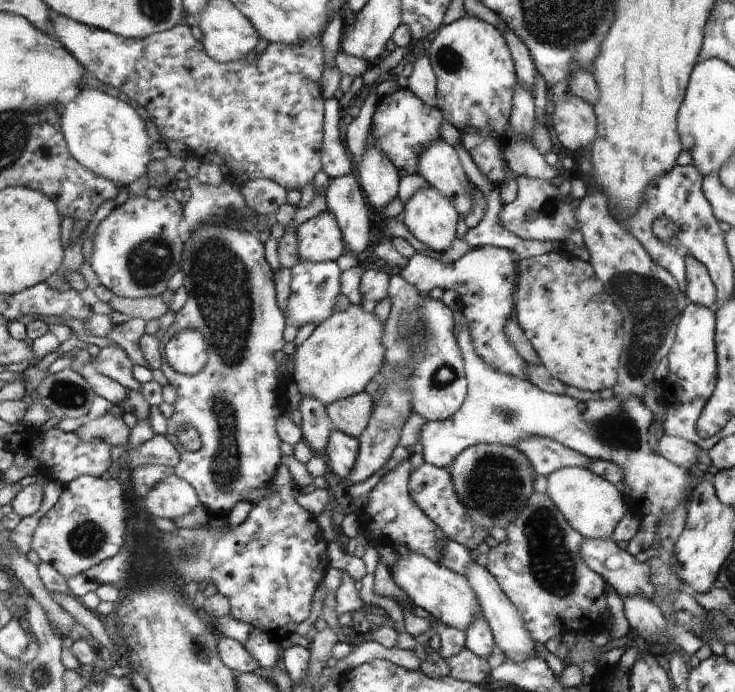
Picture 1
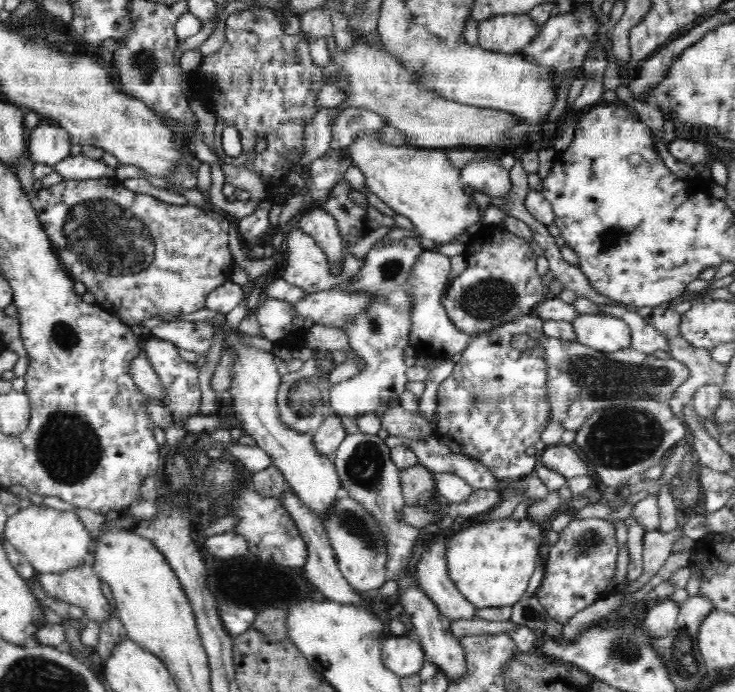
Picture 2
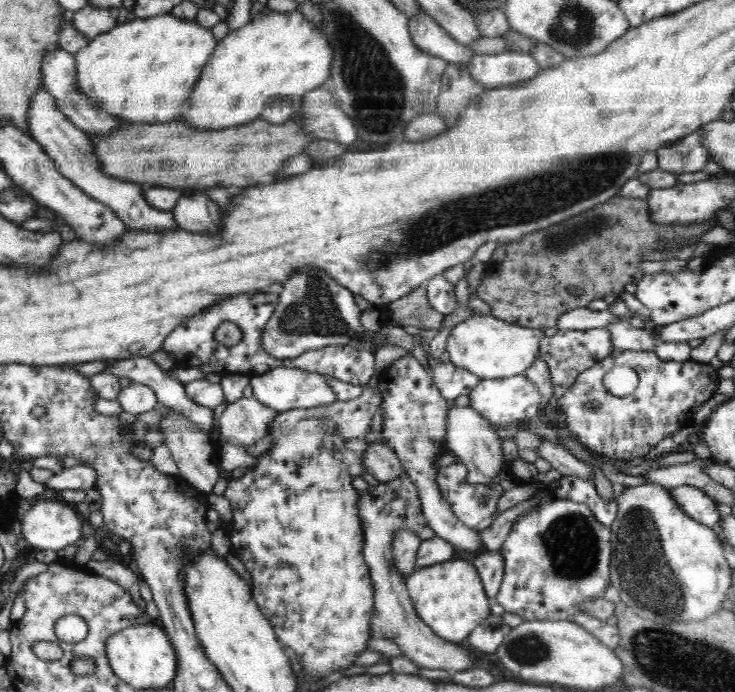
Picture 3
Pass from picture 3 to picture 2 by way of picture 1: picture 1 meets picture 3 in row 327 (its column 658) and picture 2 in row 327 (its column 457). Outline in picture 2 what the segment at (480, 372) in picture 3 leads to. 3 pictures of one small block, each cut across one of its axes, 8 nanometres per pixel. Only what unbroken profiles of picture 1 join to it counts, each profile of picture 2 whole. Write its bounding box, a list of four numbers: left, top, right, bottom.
[290,250,470,361]

